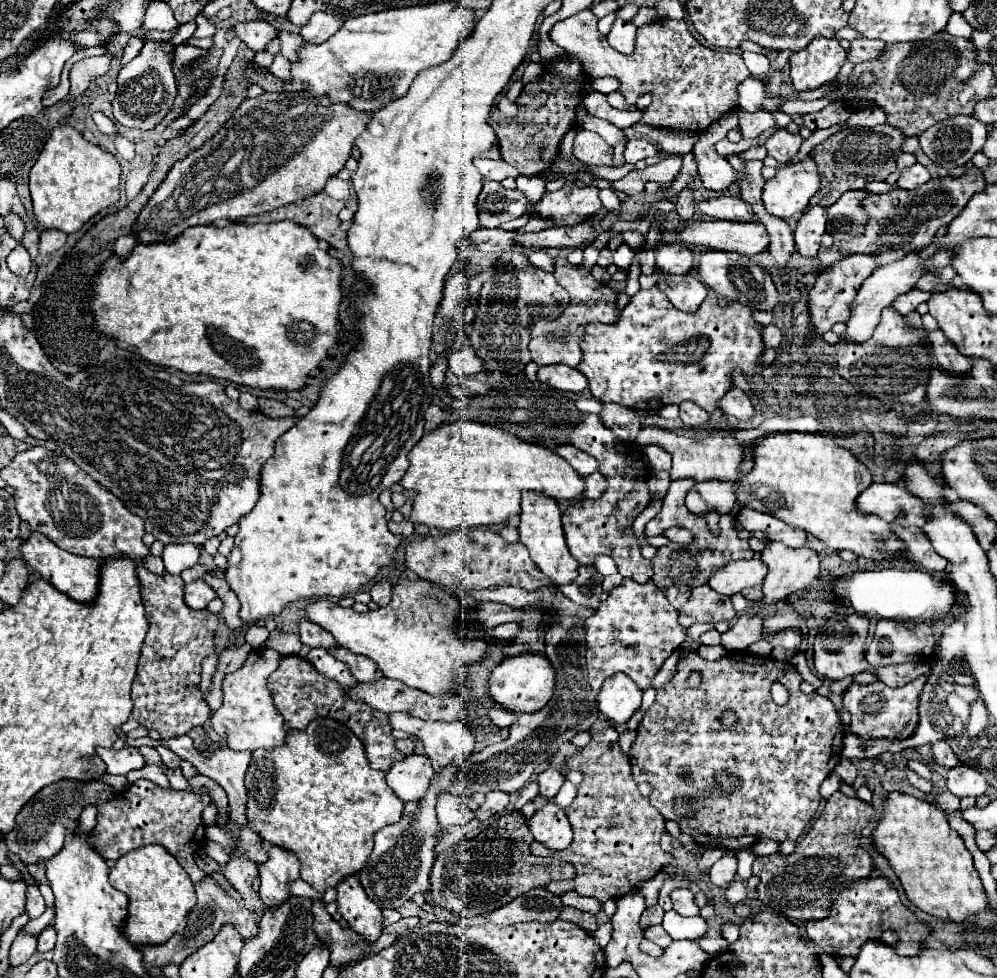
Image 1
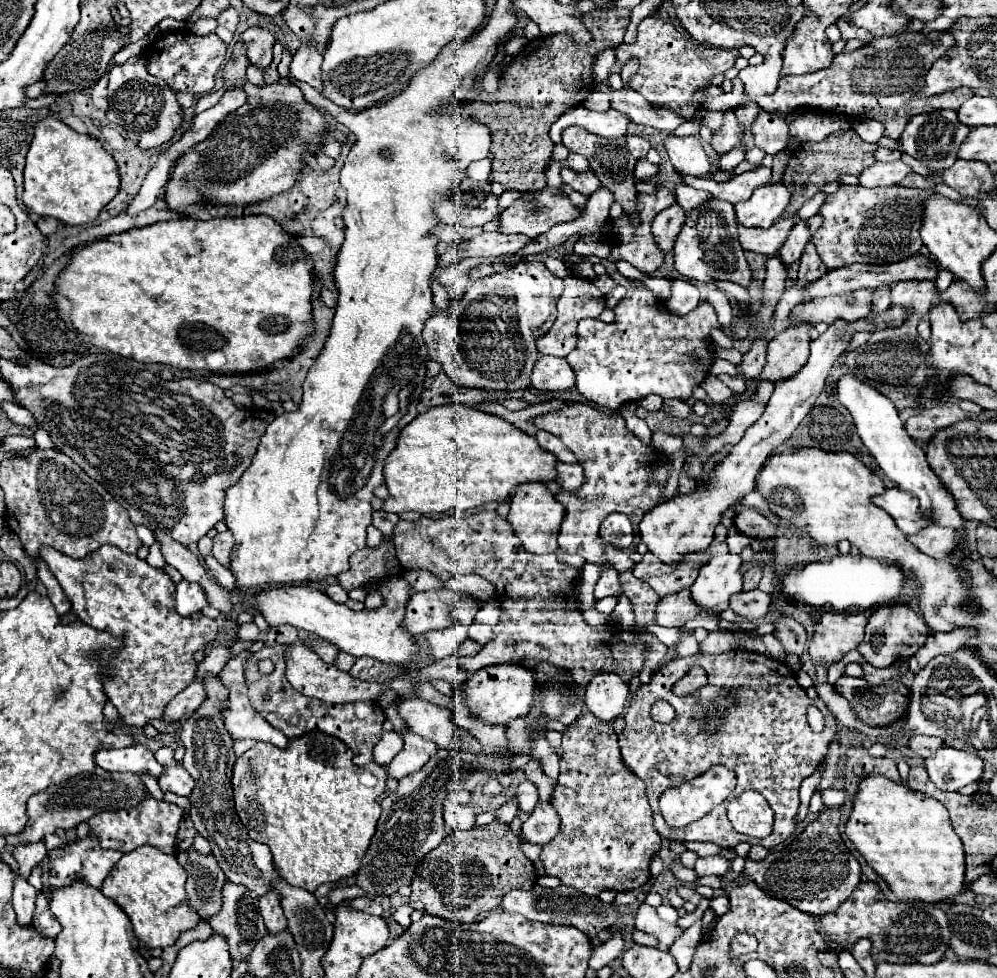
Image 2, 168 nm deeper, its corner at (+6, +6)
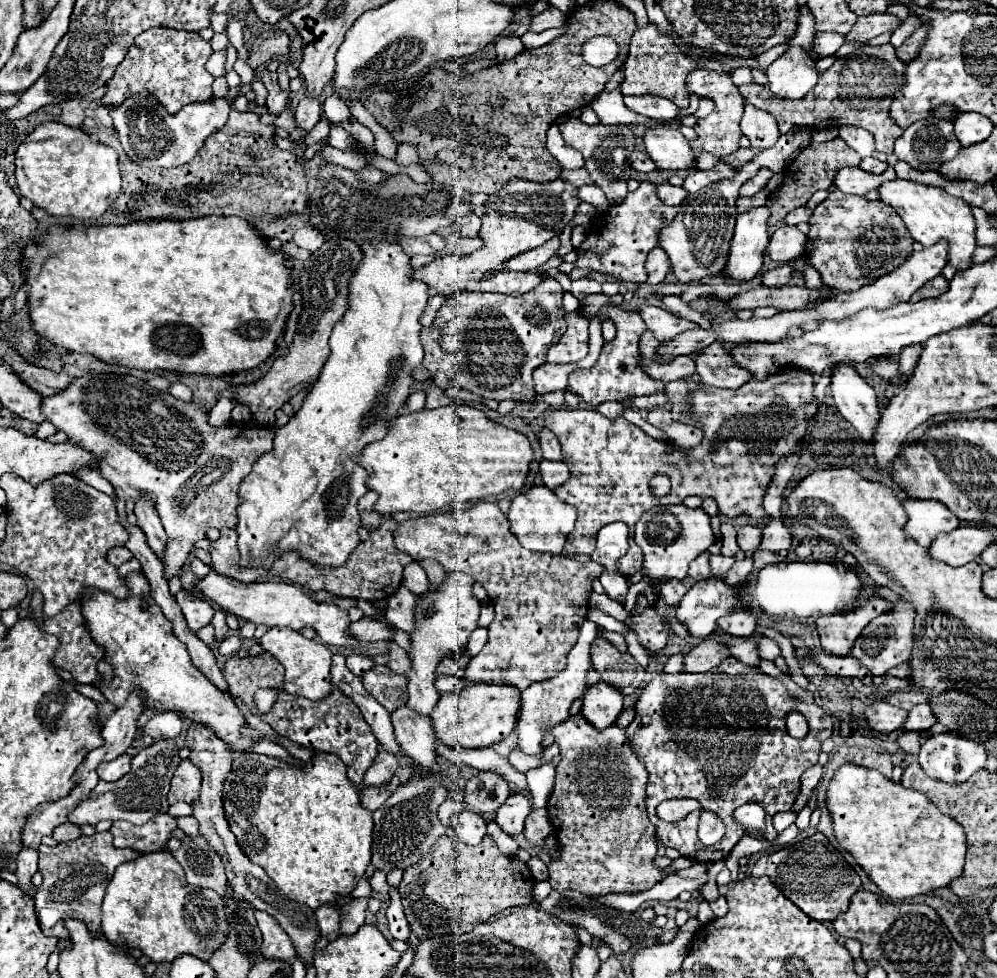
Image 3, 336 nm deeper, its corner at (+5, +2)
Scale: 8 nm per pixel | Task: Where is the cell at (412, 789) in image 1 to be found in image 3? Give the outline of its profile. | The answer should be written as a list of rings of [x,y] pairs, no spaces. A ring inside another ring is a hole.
[[[408,705],[396,709],[392,717],[396,741],[402,745],[404,753],[416,761],[422,769],[432,769],[436,765],[436,739],[428,717],[414,713]]]

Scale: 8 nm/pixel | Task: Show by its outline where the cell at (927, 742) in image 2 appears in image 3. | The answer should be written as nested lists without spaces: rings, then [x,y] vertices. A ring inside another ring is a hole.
[[[904,731],[904,733],[900,733],[900,737],[898,737],[898,745],[900,745],[900,749],[902,749],[904,753],[908,753],[908,755],[918,755],[918,749],[920,749],[918,739],[920,739],[920,733]]]

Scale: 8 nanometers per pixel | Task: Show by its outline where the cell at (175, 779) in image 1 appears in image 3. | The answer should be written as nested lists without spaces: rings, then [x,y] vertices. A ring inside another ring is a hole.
[[[124,753],[122,757],[116,757],[114,761],[100,763],[98,765],[98,777],[102,781],[118,781],[130,771],[130,761],[132,761],[132,757]]]

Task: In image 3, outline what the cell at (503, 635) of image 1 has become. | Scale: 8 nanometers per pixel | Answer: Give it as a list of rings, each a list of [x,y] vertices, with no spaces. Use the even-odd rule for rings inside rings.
[[[476,629],[472,635],[470,635],[470,643],[468,643],[468,653],[470,655],[476,655],[488,641],[488,629]]]

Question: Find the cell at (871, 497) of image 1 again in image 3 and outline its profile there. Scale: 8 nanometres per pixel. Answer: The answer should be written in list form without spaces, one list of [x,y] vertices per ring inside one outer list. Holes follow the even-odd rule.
[[[906,499],[904,509],[908,513],[908,523],[904,529],[922,547],[930,547],[938,533],[950,533],[960,525],[958,517],[954,517],[954,513],[938,501]]]

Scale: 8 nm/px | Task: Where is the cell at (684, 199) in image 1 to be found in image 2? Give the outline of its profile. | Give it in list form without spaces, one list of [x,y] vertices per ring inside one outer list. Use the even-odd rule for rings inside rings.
[[[673,205],[665,211],[661,211],[653,221],[653,235],[657,245],[669,253],[673,249],[673,241],[677,233],[681,231],[681,225],[685,225],[687,213],[681,209],[681,205]]]

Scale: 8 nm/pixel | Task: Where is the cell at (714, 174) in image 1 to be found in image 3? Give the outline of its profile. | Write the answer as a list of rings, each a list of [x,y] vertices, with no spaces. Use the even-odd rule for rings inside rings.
[[[646,127],[644,147],[656,167],[664,171],[690,169],[694,163],[694,153],[676,127]]]

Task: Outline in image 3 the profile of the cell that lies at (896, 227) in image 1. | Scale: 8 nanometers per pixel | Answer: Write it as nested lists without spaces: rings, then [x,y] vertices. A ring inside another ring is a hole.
[[[836,189],[814,209],[810,217],[804,257],[820,273],[826,287],[836,293],[850,293],[904,263],[912,253],[912,245],[914,239],[890,205],[884,205],[882,201],[866,201],[864,197],[846,195]]]

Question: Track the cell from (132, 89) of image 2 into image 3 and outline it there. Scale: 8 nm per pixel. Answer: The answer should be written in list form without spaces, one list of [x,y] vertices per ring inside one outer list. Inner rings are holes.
[[[140,93],[138,97],[124,101],[116,109],[110,109],[110,115],[114,119],[118,139],[126,155],[130,157],[130,161],[142,167],[166,167],[168,169],[168,167],[178,167],[178,165],[192,161],[198,149],[204,145],[206,137],[210,137],[214,131],[226,125],[228,115],[230,115],[230,103],[226,99],[210,99],[206,103],[190,103],[182,107],[176,115],[170,115],[158,101],[154,101],[146,93]]]

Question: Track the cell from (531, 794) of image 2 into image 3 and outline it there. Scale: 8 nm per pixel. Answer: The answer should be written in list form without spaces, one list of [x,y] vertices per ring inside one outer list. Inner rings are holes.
[[[514,793],[512,797],[506,799],[506,803],[502,805],[502,809],[498,809],[496,813],[496,823],[498,827],[508,833],[508,835],[518,835],[524,829],[524,819],[526,815],[532,811],[532,805],[528,801],[526,795],[522,793]]]

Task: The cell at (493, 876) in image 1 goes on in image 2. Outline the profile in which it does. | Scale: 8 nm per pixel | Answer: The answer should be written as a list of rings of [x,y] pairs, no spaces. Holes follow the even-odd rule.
[[[493,821],[469,831],[449,831],[445,841],[419,861],[411,883],[409,905],[457,923],[473,923],[481,913],[499,907],[509,891],[531,889],[535,879],[533,863],[521,851],[521,839],[507,823]]]

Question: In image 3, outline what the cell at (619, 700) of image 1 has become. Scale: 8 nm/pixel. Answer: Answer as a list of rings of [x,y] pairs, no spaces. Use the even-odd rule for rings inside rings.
[[[594,683],[582,697],[582,717],[596,729],[610,727],[622,711],[622,693],[606,683]]]

